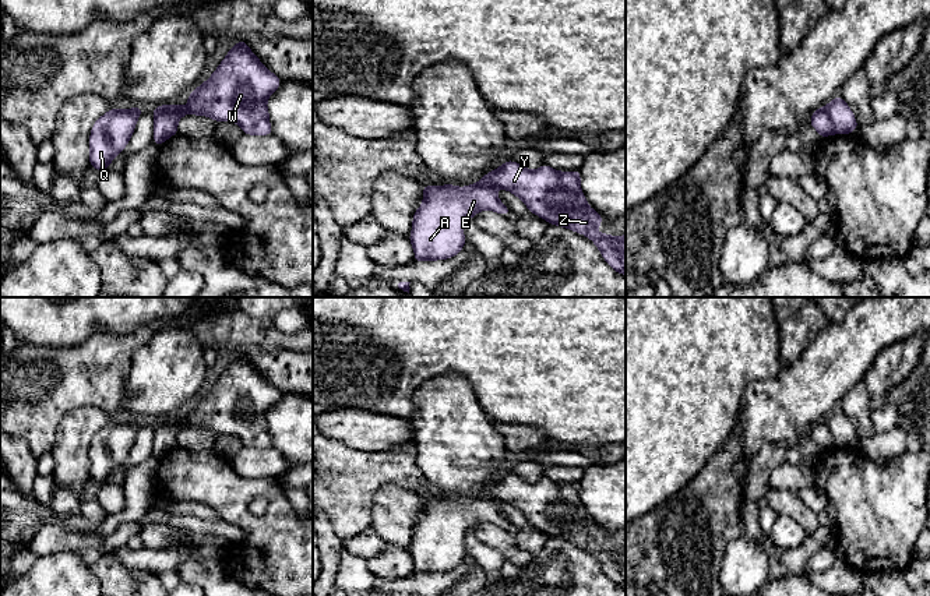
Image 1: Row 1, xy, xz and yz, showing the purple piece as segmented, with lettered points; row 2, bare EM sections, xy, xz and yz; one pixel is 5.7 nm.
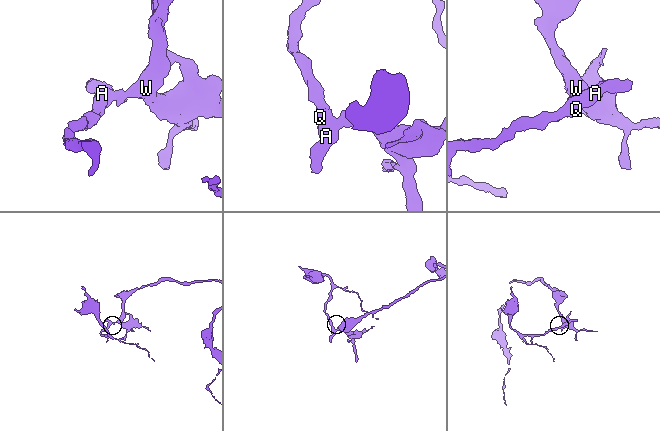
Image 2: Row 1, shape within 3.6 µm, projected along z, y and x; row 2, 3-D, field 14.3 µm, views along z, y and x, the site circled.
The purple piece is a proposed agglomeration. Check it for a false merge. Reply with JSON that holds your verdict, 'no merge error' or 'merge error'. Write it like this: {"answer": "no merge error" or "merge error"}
{"answer": "merge error"}

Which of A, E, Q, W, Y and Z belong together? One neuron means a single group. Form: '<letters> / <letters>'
A E Q / W Y Z

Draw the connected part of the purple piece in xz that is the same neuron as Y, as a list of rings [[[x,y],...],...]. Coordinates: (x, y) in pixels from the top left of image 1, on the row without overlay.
[[[514,473],[486,486],[476,497],[511,504],[521,511],[528,523],[547,533],[591,551],[603,572],[626,588],[626,547],[596,546],[603,529],[593,523],[580,498],[581,484],[559,484],[546,476],[529,483]]]

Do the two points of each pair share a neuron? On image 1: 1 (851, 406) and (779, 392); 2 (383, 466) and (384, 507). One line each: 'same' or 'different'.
1: different
2: different

